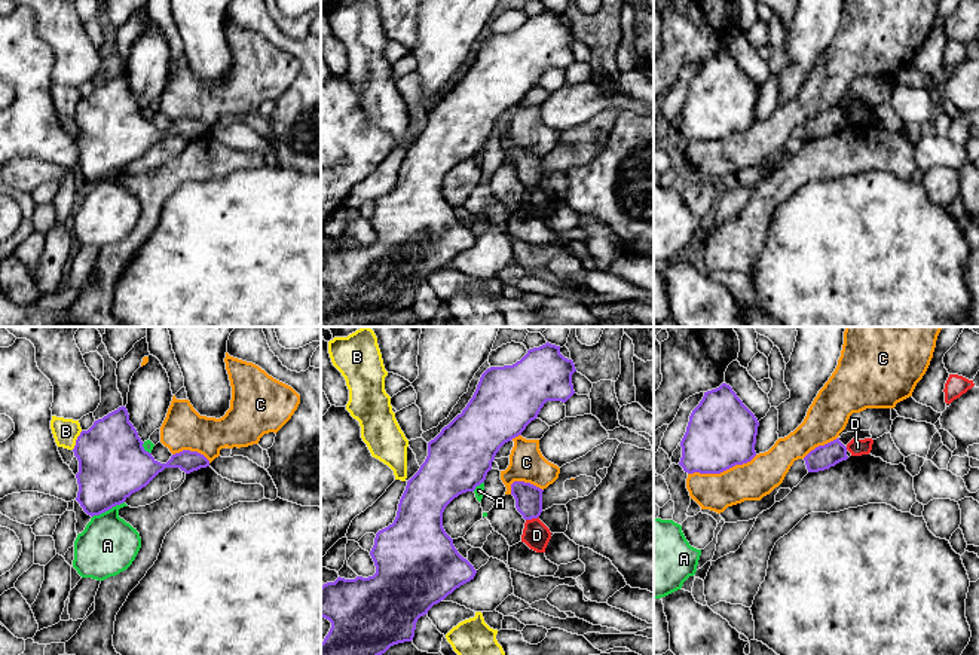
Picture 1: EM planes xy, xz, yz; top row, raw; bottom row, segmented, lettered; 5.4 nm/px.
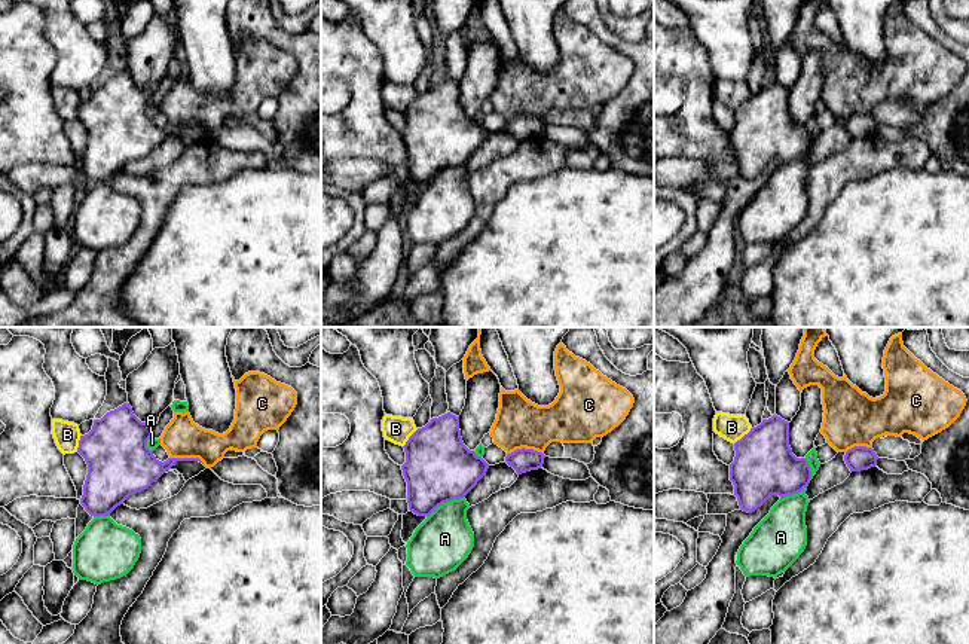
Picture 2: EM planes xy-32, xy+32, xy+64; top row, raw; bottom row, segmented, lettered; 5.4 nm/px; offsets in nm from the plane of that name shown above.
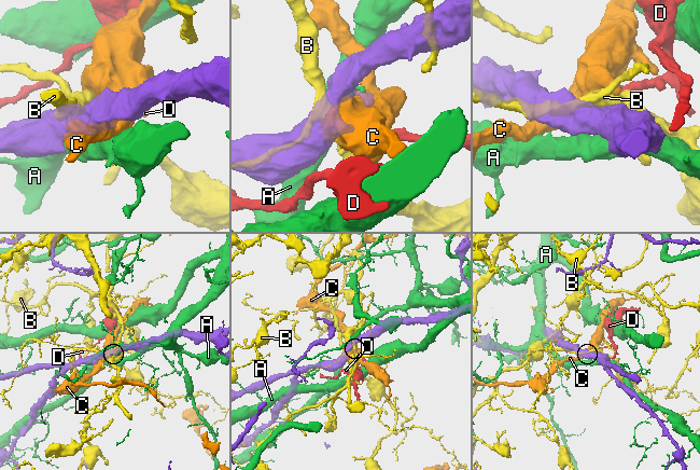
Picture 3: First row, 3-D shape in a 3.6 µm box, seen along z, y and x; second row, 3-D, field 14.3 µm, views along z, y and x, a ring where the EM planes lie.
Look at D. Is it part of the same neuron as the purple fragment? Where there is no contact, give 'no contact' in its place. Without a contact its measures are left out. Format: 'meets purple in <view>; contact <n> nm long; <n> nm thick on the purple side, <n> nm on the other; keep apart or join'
meets purple in xz; contact 80 nm long; 140 nm thick on the purple side, 150 nm on the other; keep apart

